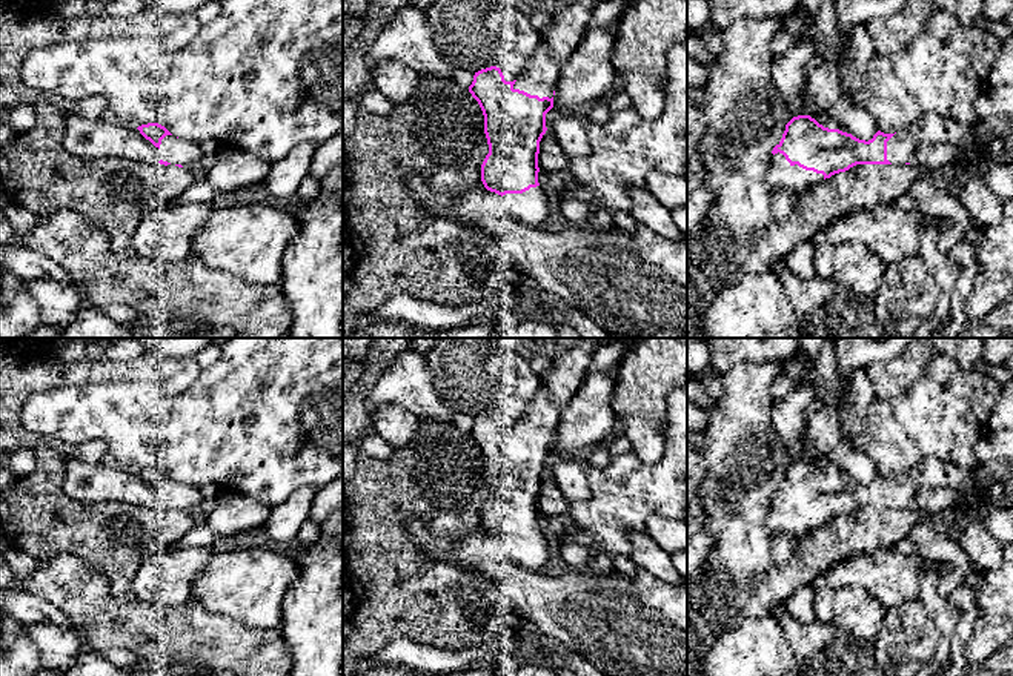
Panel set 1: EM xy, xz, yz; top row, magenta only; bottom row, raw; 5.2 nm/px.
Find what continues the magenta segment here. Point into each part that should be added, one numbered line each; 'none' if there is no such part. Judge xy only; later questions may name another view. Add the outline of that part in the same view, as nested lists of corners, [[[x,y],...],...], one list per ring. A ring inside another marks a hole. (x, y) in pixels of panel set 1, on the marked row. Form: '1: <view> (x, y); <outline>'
1: xy (177, 151); [[[166,135],[160,144],[160,160],[171,164],[191,167],[203,157],[203,149],[198,143]]]

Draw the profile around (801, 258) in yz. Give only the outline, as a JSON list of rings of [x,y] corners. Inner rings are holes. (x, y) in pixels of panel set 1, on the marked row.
[[[812,241],[798,244],[785,258],[784,266],[796,277],[810,280],[816,277],[815,266],[815,246]]]

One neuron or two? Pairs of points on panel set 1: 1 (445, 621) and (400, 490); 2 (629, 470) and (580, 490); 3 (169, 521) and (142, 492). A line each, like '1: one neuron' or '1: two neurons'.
1: one neuron
2: two neurons
3: two neurons

